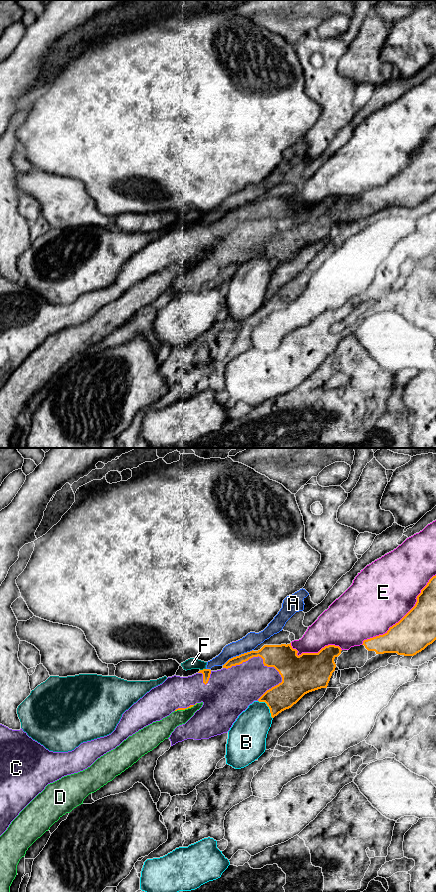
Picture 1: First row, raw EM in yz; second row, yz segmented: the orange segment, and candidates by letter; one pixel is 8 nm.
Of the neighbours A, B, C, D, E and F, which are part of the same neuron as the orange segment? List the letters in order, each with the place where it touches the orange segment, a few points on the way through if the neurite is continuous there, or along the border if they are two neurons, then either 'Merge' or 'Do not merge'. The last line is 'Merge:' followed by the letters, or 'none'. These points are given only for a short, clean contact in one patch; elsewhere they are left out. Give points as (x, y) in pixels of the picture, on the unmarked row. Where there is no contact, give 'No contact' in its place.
A: Touches orange at yz (237, 208). Do not merge
B: Touches orange at yz (268, 258). Boundary: yz (258, 252), (266, 256), (272, 270). Do not merge
C: Touches orange at yz (257, 208). Merge
D: Touches orange at yz (186, 260). Do not merge
E: Touches orange at yz (403, 169). Do not merge
F: Touches orange at yz (203, 221). Do not merge
Merge: C

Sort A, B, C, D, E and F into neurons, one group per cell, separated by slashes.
A / B / C / D / E / F

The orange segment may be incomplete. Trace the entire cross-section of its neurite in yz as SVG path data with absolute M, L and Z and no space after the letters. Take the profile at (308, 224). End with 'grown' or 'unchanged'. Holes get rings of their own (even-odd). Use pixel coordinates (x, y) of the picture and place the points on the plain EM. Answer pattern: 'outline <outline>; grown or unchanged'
outline M291 195L264 197L258 203L252 202L229 211L221 222L203 221L188 229L168 229L126 262L111 286L83 294L68 304L49 303L29 289L22 280L12 282L0 276L0 388L48 336L87 321L98 310L153 274L162 272L174 263L203 255L185 276L177 278L171 285L168 291L173 298L187 291L209 291L227 285L238 268L254 253L265 254L274 270L291 260L305 246L327 240L336 220L334 211L341 203L339 198L328 197L318 205L302 205L298 208L298 203L292 200Z; grown

